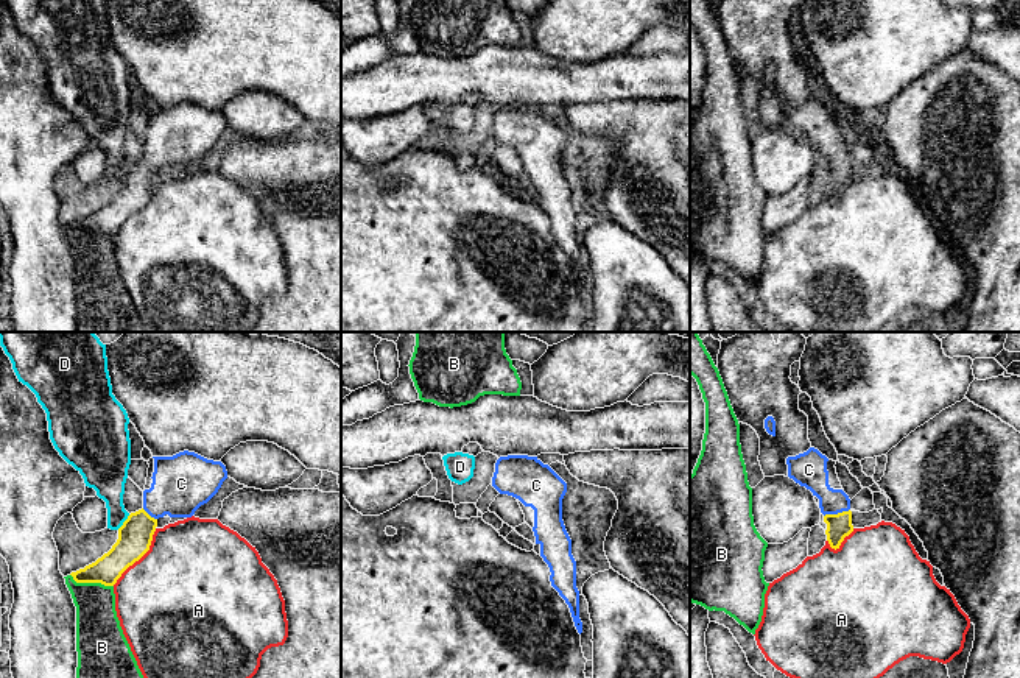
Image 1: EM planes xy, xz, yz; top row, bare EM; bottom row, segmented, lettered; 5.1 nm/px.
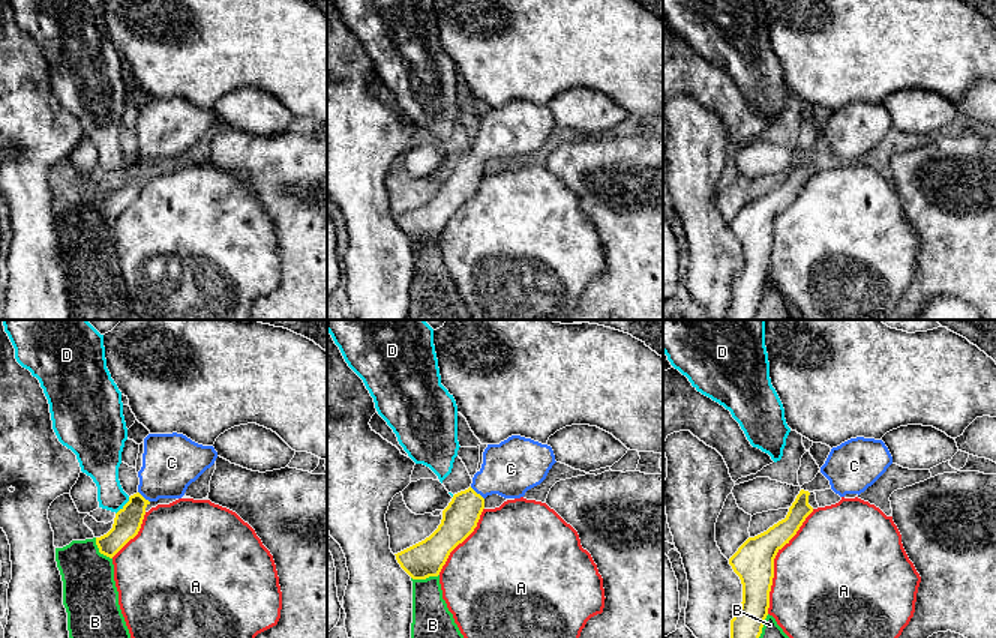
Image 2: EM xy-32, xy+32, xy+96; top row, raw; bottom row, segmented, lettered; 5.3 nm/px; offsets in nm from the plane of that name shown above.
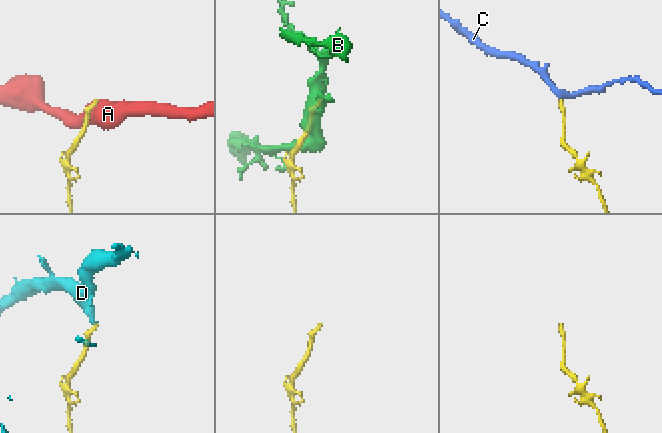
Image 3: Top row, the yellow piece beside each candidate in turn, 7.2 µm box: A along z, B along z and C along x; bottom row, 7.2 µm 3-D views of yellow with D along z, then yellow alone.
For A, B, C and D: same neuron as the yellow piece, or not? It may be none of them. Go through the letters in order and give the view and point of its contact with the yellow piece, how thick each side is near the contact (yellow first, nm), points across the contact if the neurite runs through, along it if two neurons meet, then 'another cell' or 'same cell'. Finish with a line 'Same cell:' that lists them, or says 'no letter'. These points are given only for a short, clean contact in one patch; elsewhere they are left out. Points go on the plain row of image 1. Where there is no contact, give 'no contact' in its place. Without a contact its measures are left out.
A: xy (139, 209) | 180/500 nm | another cell
B: xy (91, 233) | 150/220 nm | another cell
C: yz (838, 164) | 130/160 nm | across yz (840, 176), (838, 164), (812, 123) | same cell
D: xy (123, 173) | 180/190 nm | along xy (130, 165), (117, 180) | another cell
Same cell: C

